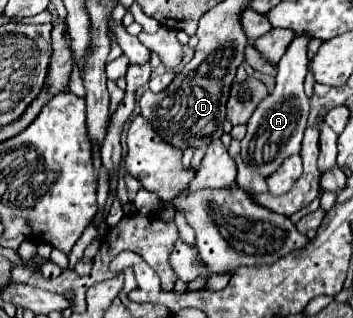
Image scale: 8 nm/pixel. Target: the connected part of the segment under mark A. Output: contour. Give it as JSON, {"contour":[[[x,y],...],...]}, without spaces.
{"contour":[[[295,35],[287,53],[279,61],[275,91],[265,101],[259,103],[259,107],[255,109],[255,113],[247,123],[247,135],[241,141],[241,157],[243,163],[251,165],[253,171],[263,173],[263,177],[273,175],[289,155],[301,153],[301,141],[309,117],[309,97],[303,91],[303,79],[309,65],[307,57],[309,41],[311,41],[309,35]]]}

